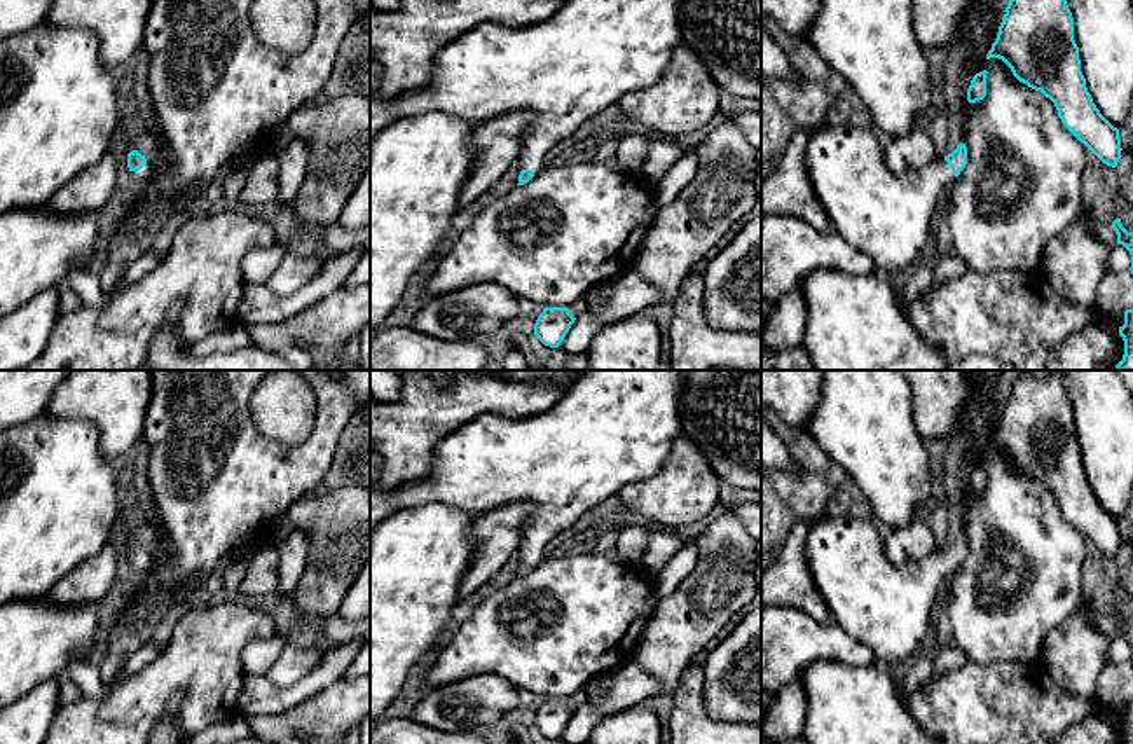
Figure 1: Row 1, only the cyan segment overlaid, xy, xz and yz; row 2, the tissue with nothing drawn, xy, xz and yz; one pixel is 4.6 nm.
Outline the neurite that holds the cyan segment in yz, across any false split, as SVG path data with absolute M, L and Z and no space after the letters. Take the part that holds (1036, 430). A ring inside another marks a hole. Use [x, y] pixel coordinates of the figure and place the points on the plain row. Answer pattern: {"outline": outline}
{"outline": "M1023 370L1011 386L999 424L986 451L999 449L1013 466L1049 489L1063 517L1103 555L1116 559L1121 550L1119 520L1096 499L1081 463L1079 438L1074 431L1074 409L1054 370L1035 377Z"}

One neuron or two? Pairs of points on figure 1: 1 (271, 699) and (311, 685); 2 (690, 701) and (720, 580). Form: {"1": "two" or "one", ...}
{"1": "one", "2": "two"}

